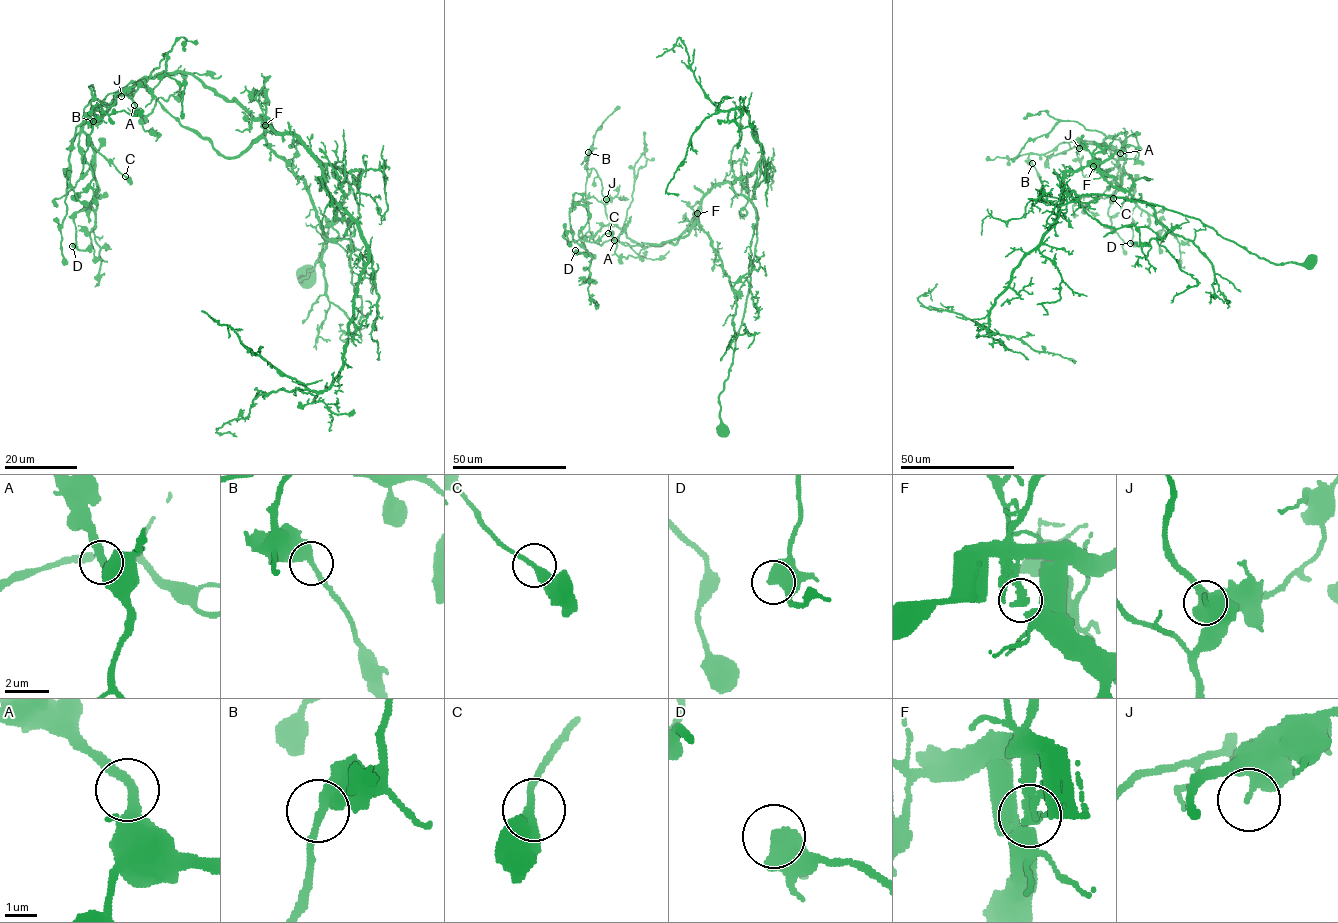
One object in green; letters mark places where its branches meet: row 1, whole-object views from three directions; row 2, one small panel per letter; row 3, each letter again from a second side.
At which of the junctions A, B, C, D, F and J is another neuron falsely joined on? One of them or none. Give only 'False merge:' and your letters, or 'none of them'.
False merge: F

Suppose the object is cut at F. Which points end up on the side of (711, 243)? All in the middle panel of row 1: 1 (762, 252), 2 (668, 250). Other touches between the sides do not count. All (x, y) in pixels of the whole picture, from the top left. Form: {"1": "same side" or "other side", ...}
{"1": "same side", "2": "same side"}

